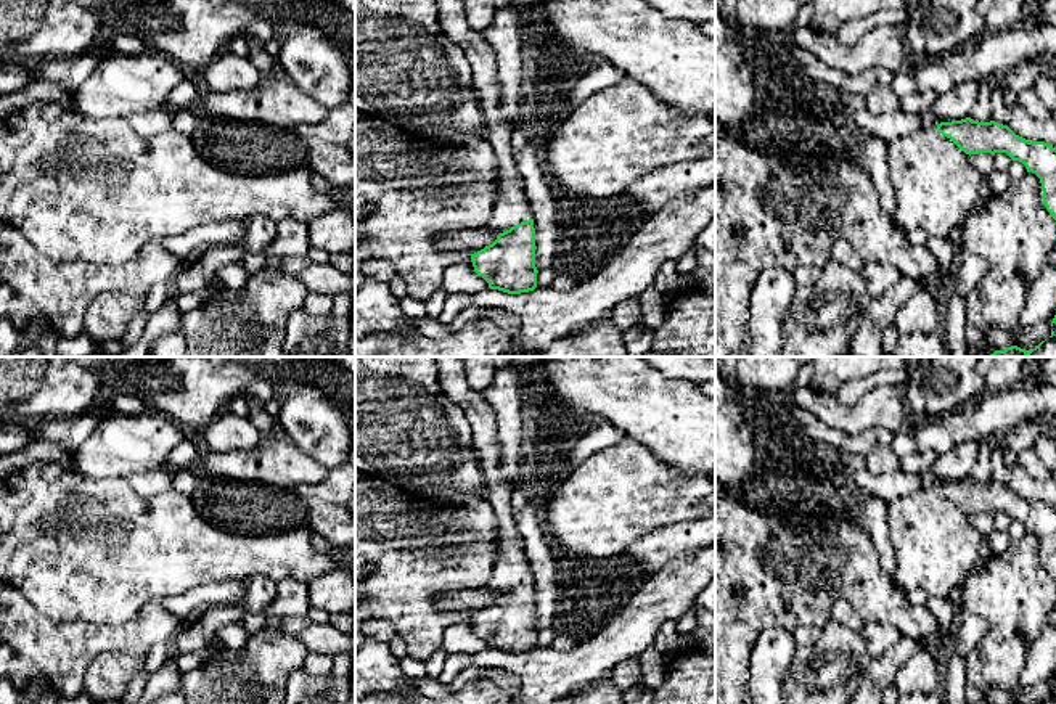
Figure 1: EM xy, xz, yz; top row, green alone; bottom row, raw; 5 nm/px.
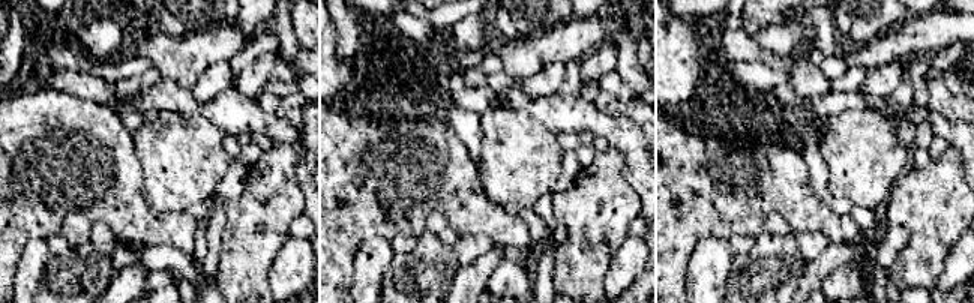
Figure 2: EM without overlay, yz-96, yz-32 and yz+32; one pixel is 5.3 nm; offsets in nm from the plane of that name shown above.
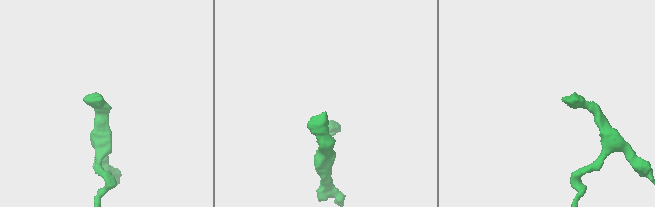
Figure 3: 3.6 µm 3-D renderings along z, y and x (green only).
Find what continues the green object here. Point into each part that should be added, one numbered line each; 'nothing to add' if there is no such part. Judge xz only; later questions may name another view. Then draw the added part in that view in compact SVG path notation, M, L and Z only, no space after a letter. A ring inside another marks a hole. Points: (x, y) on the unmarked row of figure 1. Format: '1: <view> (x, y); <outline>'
1: xz (511, 568); M434 357L434 360L440 389L461 408L473 431L473 447L485 476L485 500L490 503L498 526L498 540L493 545L497 563L489 587L497 593L503 593L530 579L530 564L524 555L524 543L511 511L514 487L500 471L495 413L484 395L469 387L461 357Z

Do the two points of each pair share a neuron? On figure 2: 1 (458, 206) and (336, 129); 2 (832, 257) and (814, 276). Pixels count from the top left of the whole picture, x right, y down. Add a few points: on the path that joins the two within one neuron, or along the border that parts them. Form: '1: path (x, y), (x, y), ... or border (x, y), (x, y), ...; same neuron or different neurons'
1: path (428, 176), (419, 167), (374, 167), (366, 159); same neuron
2: path (827, 261), (817, 272); same neuron

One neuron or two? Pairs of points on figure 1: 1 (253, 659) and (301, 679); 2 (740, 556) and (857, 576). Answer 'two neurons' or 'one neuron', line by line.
1: two neurons
2: one neuron

